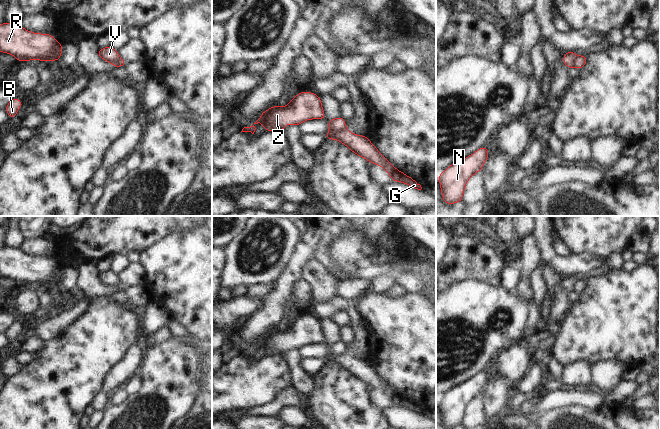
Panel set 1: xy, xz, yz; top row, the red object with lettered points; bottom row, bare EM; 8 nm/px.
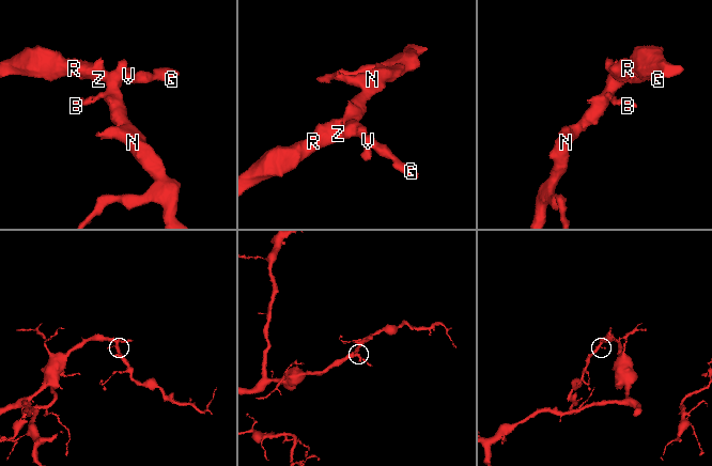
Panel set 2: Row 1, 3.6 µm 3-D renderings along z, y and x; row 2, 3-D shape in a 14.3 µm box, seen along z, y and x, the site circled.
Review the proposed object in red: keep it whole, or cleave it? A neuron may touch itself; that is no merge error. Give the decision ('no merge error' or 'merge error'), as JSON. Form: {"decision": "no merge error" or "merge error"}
{"decision": "merge error"}

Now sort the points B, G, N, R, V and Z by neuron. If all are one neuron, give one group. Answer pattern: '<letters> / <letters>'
B N R V Z / G

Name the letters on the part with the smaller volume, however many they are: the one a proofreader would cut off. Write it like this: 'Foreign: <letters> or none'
Foreign: G

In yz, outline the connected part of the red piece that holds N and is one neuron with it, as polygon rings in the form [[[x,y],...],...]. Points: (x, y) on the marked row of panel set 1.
[[[479,148],[463,160],[451,164],[438,175],[444,203],[452,205],[463,201],[462,197],[468,180],[477,172],[482,171],[488,157],[489,149]]]

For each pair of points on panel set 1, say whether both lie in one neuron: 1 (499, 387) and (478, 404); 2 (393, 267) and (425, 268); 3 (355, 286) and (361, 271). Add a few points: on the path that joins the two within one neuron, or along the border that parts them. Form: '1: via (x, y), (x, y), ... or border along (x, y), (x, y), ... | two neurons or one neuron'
1: border along (481, 395), (487, 418) | two neurons
2: via (401, 266), (417, 266) | one neuron
3: border along (368, 279), (350, 278), (338, 280) | two neurons

